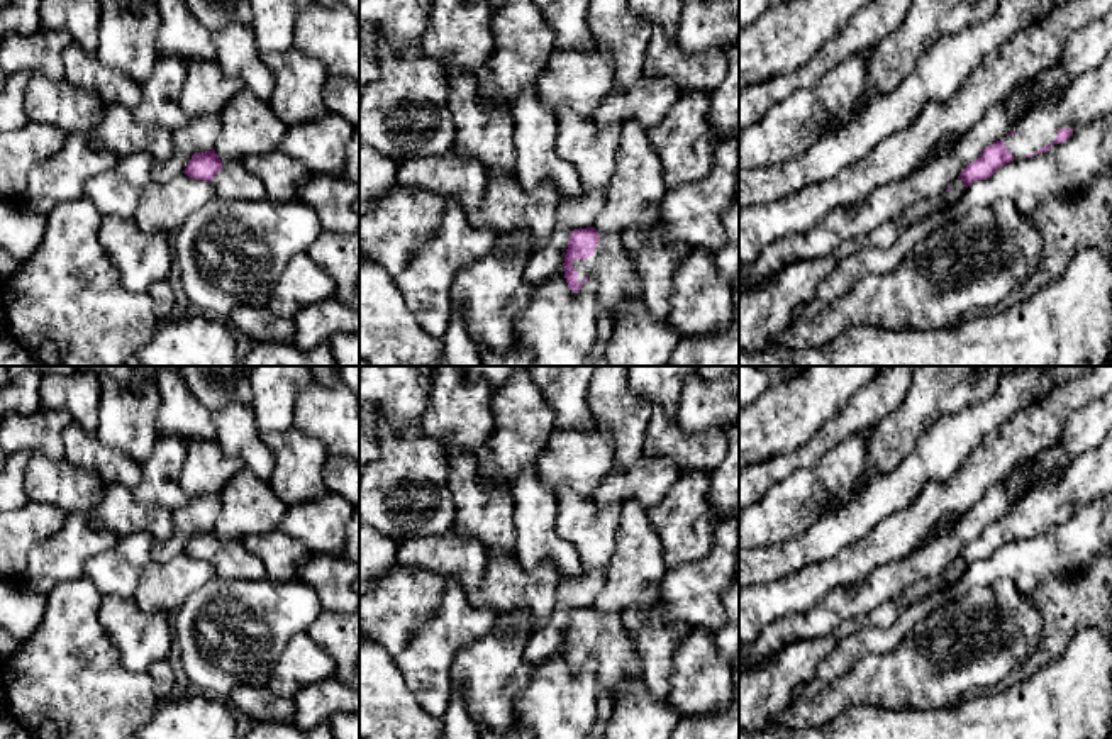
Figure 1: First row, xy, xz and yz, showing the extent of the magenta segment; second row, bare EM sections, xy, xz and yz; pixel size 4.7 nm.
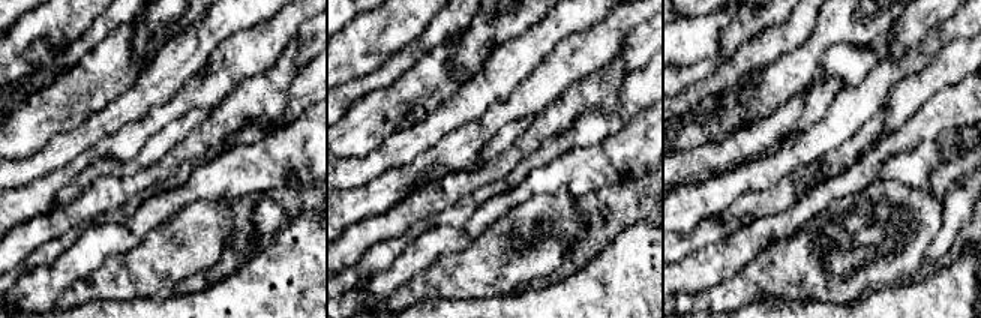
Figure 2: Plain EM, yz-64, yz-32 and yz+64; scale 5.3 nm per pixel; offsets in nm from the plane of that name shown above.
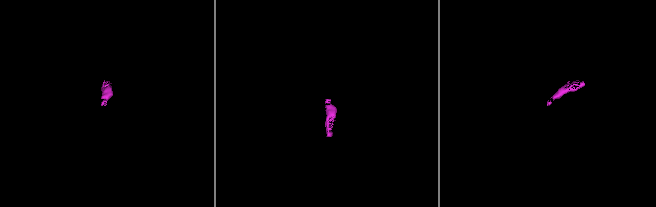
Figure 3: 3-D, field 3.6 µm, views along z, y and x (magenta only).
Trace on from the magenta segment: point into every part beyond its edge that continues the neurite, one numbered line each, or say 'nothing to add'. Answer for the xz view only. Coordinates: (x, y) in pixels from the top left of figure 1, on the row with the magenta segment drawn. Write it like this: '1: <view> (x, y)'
1: xz (617, 282)

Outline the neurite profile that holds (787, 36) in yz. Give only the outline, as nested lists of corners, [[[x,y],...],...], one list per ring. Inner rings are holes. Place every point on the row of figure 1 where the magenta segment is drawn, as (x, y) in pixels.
[[[788,0],[739,29],[739,92],[805,64],[871,0]]]

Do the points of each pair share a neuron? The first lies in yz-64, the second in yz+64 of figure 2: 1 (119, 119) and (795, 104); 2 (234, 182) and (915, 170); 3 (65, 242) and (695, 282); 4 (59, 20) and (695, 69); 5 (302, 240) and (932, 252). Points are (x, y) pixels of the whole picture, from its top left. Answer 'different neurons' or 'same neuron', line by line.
1: same neuron
2: same neuron
3: same neuron
4: different neurons
5: different neurons

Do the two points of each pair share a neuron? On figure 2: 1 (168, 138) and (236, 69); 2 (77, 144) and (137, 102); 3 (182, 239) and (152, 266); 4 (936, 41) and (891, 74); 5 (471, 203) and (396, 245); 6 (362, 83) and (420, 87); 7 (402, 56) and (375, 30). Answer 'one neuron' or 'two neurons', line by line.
1: two neurons
2: one neuron
3: one neuron
4: one neuron
5: one neuron
6: two neurons
7: two neurons

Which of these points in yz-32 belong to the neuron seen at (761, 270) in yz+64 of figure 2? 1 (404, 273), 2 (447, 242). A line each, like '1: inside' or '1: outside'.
1: outside
2: outside

